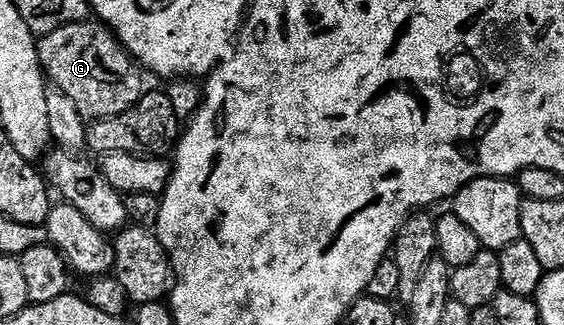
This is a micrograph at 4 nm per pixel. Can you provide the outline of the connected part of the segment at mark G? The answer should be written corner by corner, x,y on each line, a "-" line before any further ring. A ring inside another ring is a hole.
98,21
65,25
53,33
42,36
38,40
38,49
44,75
58,91
65,93
65,97
69,97
69,101
73,101
73,105
77,105
77,113
81,113
81,117
85,120
94,121
117,117
133,105
137,105
137,101
145,94
144,68
131,58
126,47
120,43
110,27

